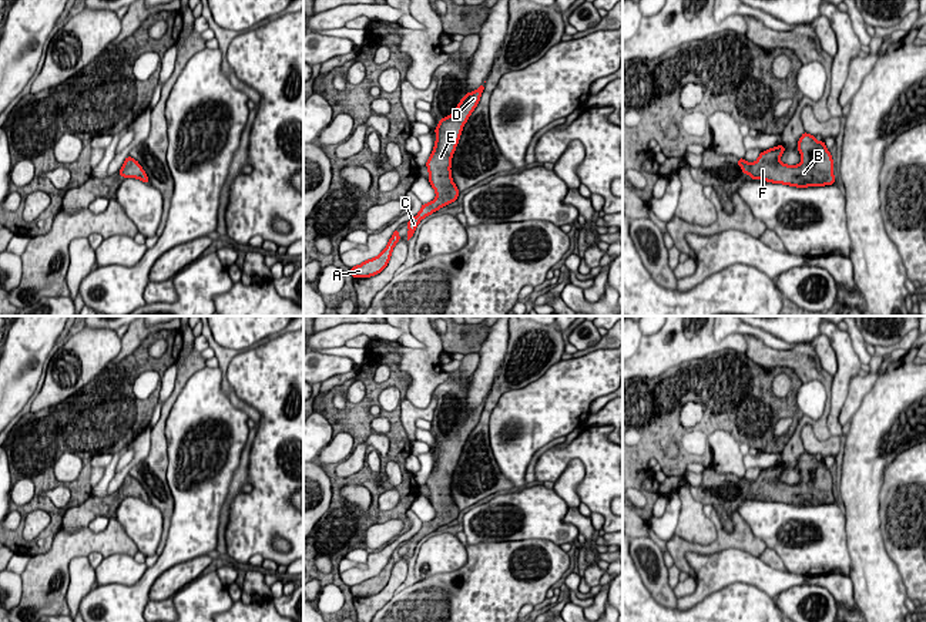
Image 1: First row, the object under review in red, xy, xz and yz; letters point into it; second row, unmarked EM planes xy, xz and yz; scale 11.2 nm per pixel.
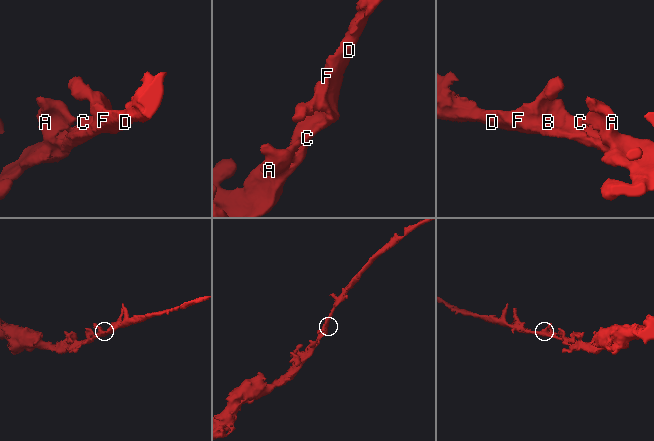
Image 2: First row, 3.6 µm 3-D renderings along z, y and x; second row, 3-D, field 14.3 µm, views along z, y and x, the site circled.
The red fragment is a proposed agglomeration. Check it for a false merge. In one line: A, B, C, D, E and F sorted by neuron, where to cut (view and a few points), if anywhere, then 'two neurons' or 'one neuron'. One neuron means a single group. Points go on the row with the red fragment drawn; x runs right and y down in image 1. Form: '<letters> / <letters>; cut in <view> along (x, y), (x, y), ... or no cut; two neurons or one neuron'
A B C D E F; no cut; one neuron

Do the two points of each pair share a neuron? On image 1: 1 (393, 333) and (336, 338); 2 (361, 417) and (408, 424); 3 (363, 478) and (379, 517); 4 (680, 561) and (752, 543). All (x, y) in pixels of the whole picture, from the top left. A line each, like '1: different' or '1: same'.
1: same
2: different
3: same
4: same

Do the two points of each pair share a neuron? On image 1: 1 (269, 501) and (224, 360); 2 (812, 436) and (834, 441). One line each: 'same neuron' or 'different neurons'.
1: different neurons
2: same neuron

